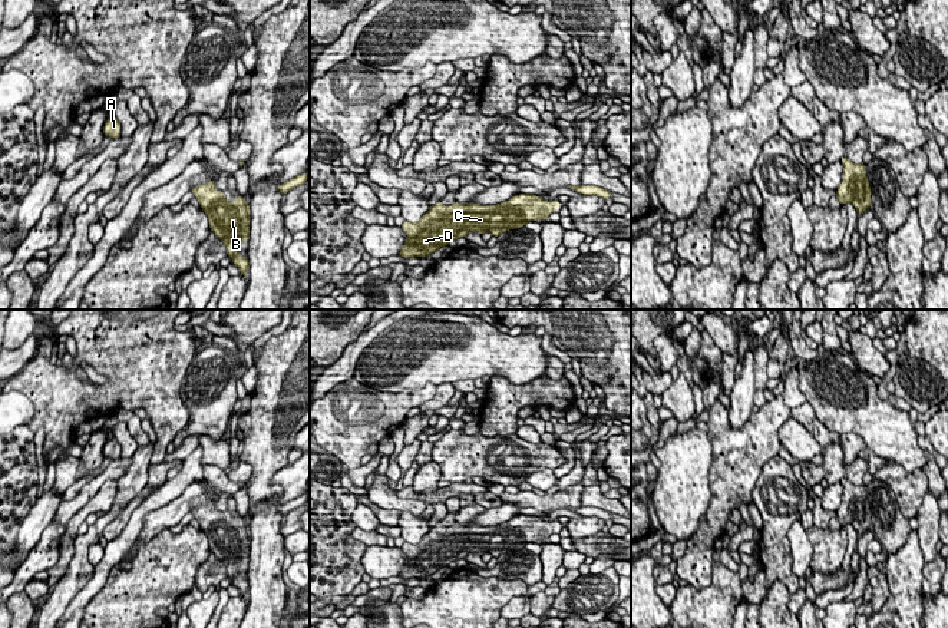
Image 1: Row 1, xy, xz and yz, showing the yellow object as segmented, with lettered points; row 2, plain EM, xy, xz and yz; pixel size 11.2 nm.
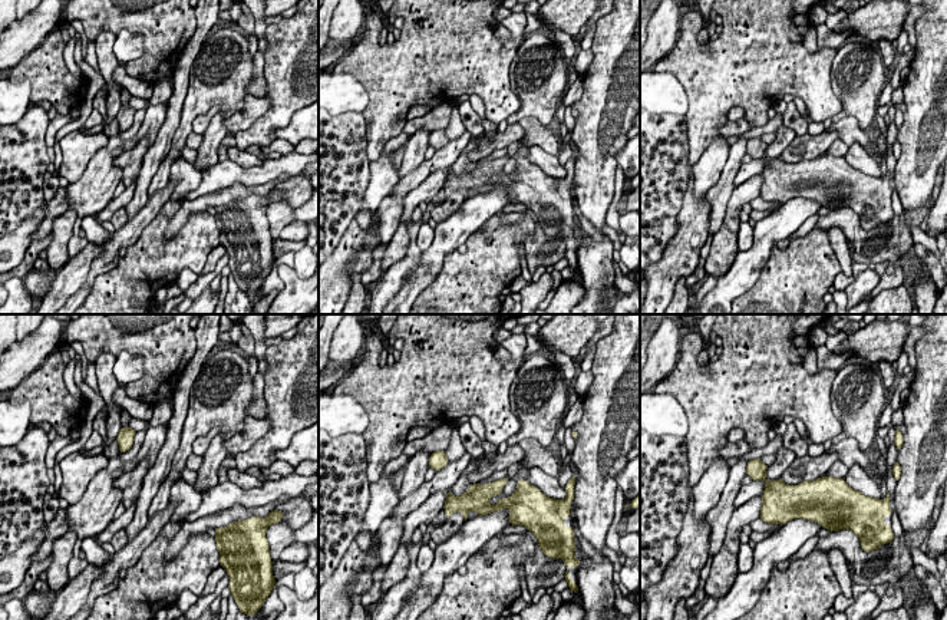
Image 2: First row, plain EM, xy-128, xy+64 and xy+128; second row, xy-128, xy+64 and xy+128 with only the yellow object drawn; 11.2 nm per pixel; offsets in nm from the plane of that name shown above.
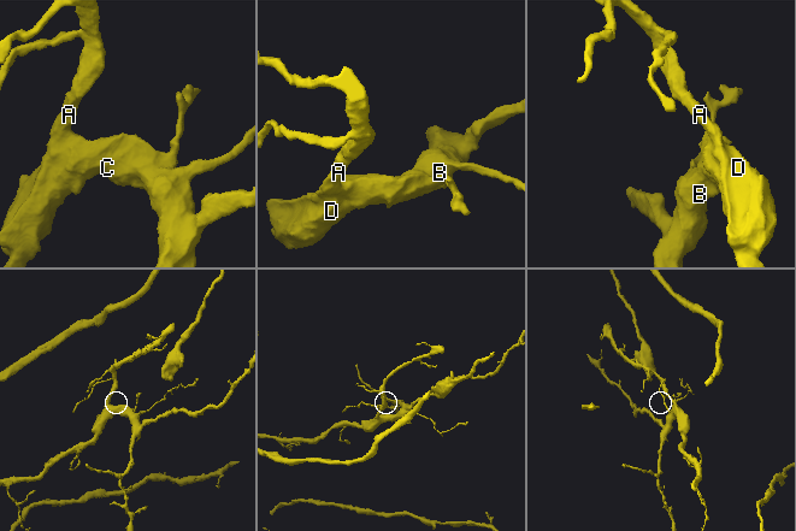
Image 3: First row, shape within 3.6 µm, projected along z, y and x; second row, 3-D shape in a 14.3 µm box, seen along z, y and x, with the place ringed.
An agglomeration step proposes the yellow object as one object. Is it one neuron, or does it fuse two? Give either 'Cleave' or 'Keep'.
Keep

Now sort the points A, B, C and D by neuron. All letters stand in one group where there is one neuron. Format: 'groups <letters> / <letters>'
groups A B C D

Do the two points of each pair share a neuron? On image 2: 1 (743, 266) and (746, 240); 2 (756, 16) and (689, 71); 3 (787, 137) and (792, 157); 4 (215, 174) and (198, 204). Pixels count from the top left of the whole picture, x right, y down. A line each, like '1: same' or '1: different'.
1: different
2: same
3: different
4: different

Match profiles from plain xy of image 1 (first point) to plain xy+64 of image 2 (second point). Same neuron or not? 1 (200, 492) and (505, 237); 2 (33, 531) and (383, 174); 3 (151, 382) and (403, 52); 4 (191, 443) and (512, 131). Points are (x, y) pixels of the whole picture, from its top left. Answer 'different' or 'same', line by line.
1: different
2: same
3: same
4: same

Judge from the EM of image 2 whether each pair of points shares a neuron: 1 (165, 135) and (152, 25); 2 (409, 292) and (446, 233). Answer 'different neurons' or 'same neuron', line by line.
1: different neurons
2: same neuron

